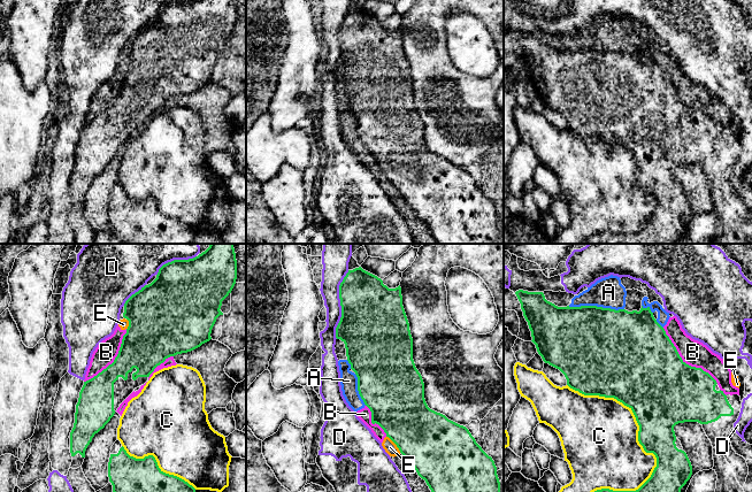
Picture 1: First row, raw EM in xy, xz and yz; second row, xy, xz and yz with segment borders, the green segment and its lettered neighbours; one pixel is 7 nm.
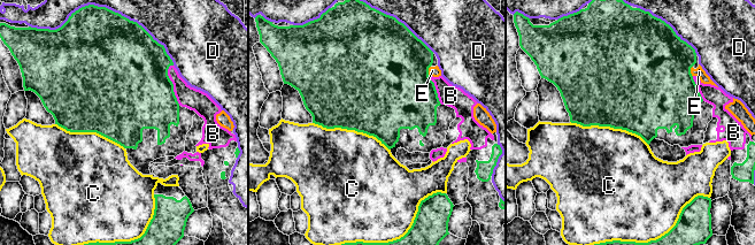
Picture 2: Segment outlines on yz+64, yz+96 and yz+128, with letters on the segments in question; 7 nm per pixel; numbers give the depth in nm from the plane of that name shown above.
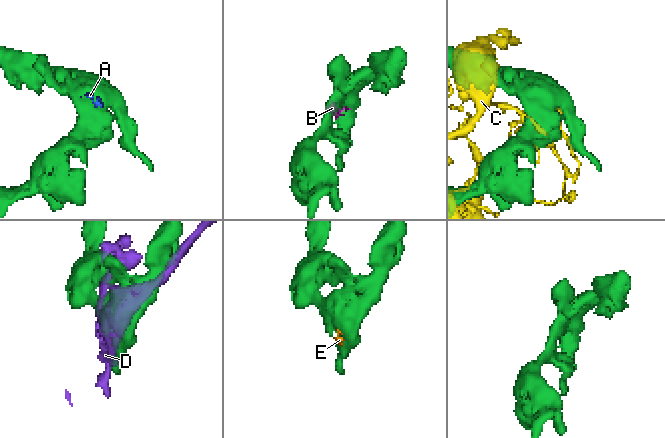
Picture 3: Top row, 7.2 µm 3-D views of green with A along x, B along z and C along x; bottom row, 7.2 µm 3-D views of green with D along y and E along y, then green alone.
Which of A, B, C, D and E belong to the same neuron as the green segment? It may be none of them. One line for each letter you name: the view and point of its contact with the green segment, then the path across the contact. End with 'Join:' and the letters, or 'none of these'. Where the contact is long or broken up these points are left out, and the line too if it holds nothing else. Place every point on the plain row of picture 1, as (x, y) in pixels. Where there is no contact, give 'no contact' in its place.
Join: none of these

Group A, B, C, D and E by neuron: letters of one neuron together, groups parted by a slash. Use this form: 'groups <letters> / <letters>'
groups A B E / C / D

